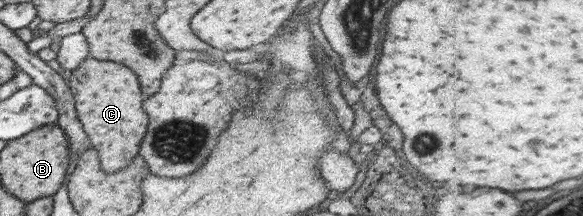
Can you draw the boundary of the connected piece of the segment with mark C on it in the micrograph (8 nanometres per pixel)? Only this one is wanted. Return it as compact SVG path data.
M85 56L68 80L74 108L91 148L97 152L103 172L123 170L138 155L141 138L148 128L148 115L142 108L144 97L135 73L123 64Z

